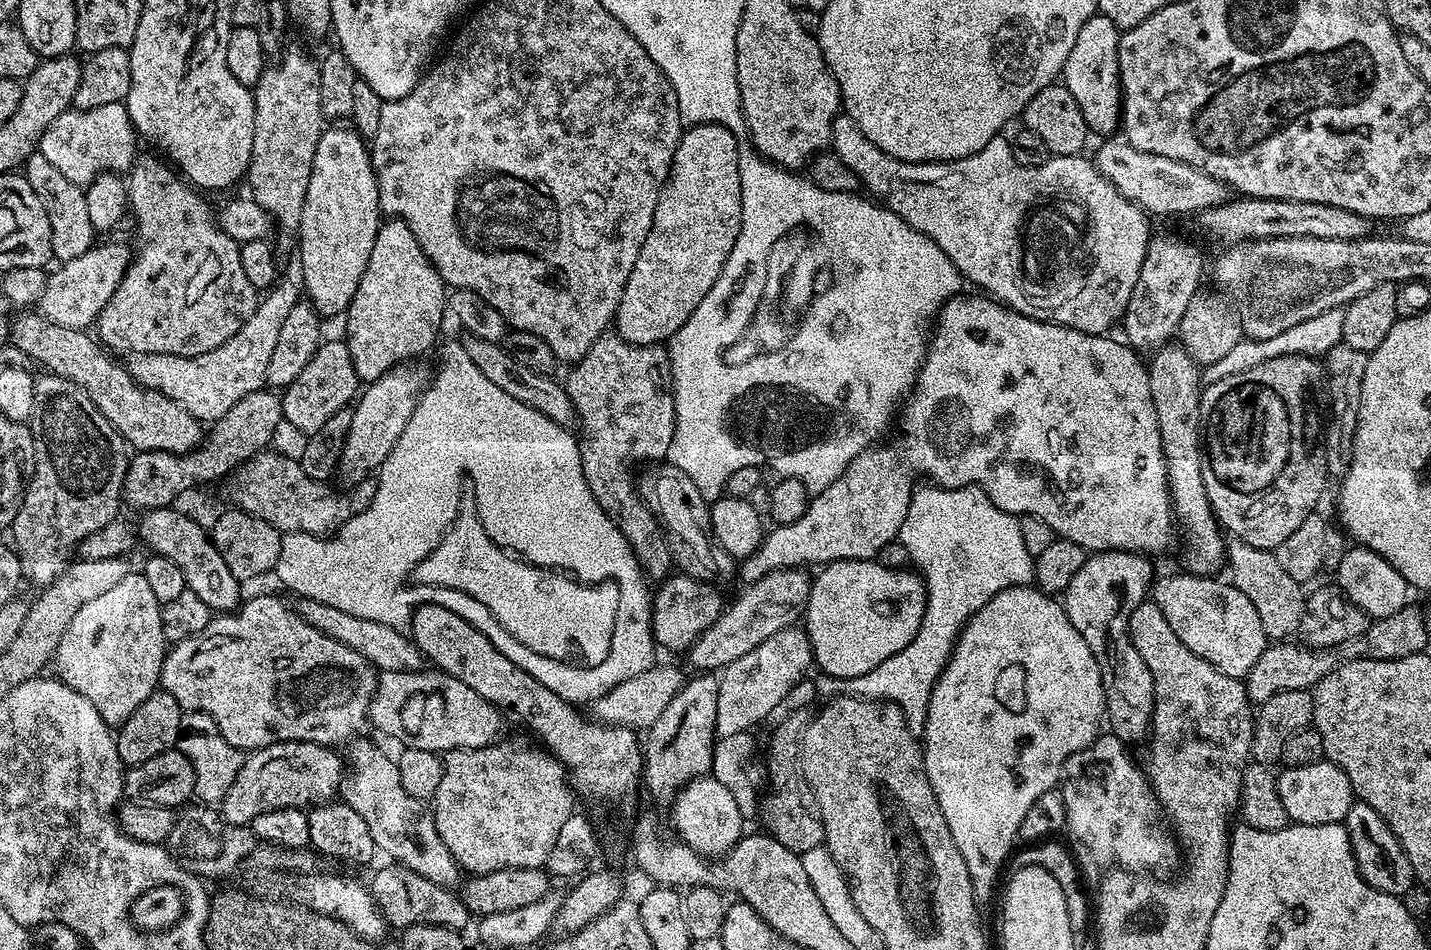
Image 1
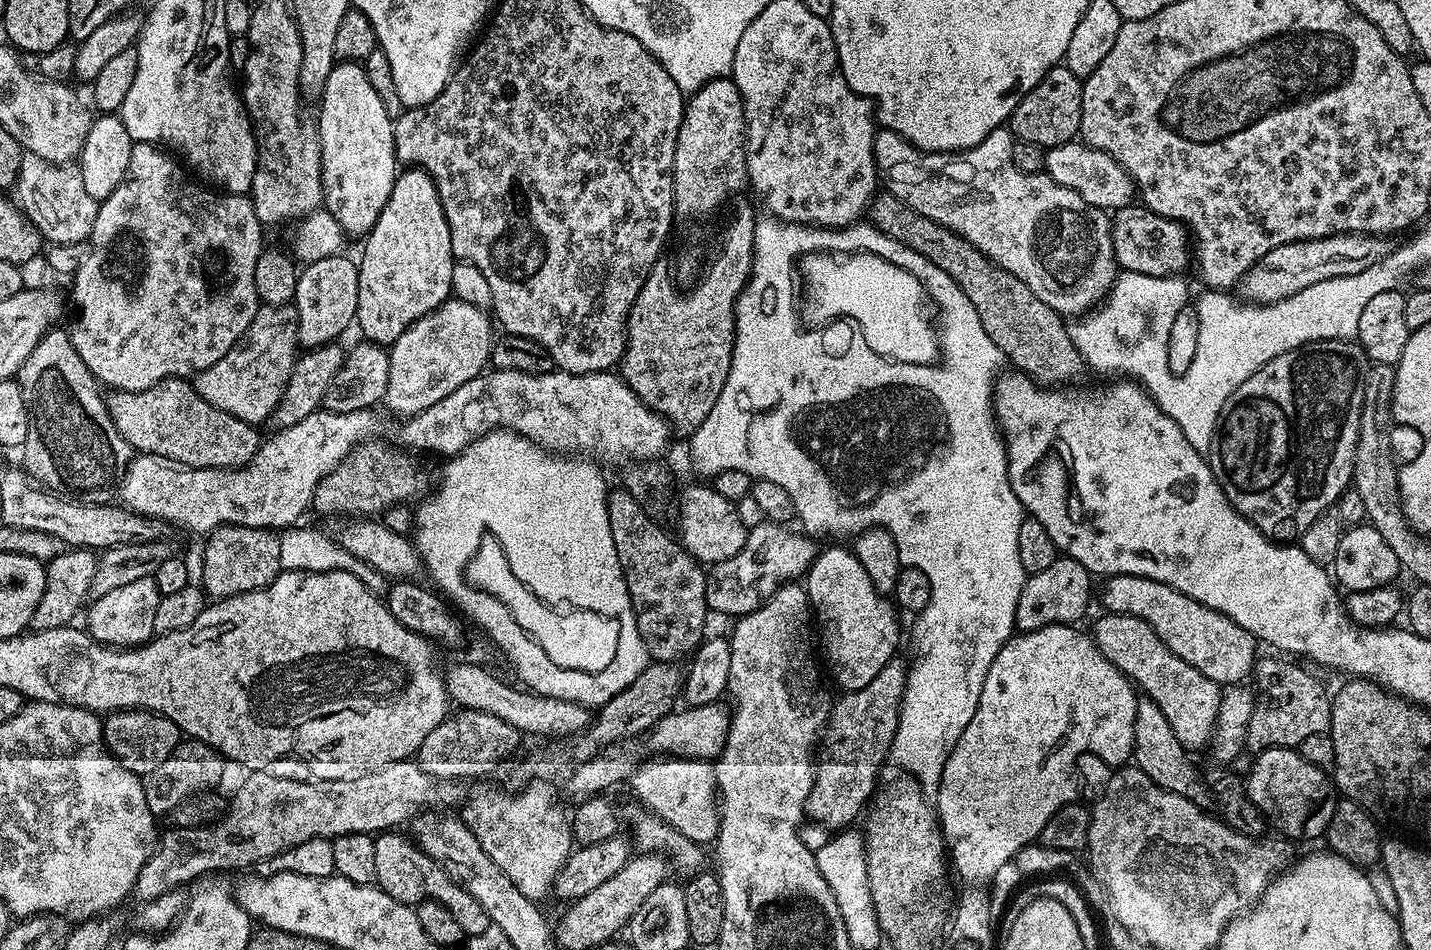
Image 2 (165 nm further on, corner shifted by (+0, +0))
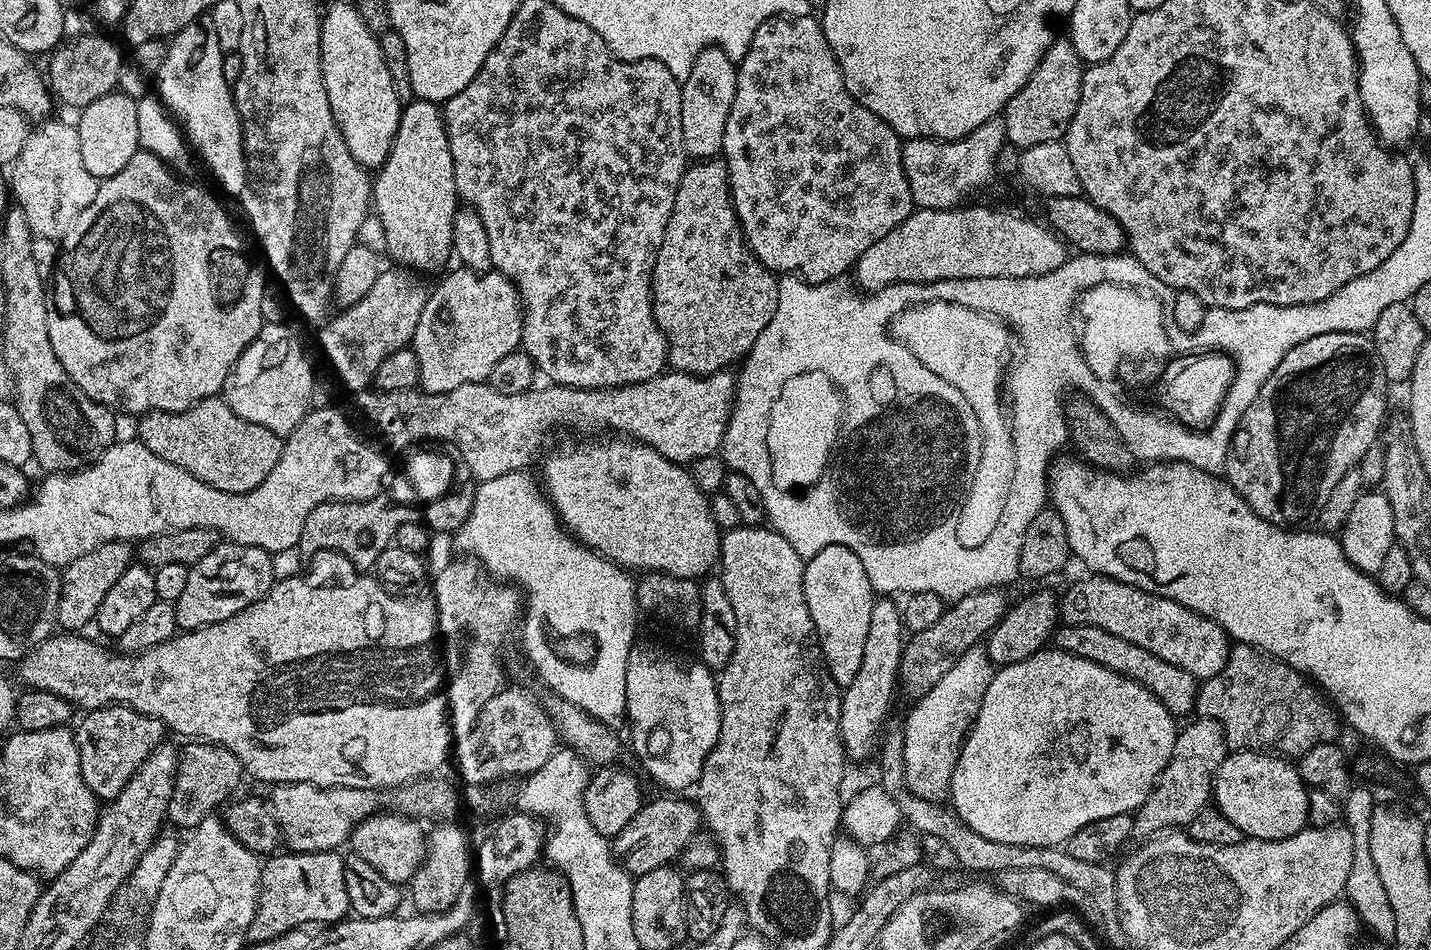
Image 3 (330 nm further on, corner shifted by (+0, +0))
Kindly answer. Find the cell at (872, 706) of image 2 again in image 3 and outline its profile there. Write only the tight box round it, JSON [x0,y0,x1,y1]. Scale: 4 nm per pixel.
[899,588,1010,701]

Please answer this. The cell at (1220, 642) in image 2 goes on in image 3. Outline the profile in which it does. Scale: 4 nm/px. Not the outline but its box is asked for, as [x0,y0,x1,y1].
[1059,574,1230,682]

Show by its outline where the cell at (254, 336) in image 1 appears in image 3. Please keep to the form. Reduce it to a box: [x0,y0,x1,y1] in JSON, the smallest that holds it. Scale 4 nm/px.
[222,322,316,438]

